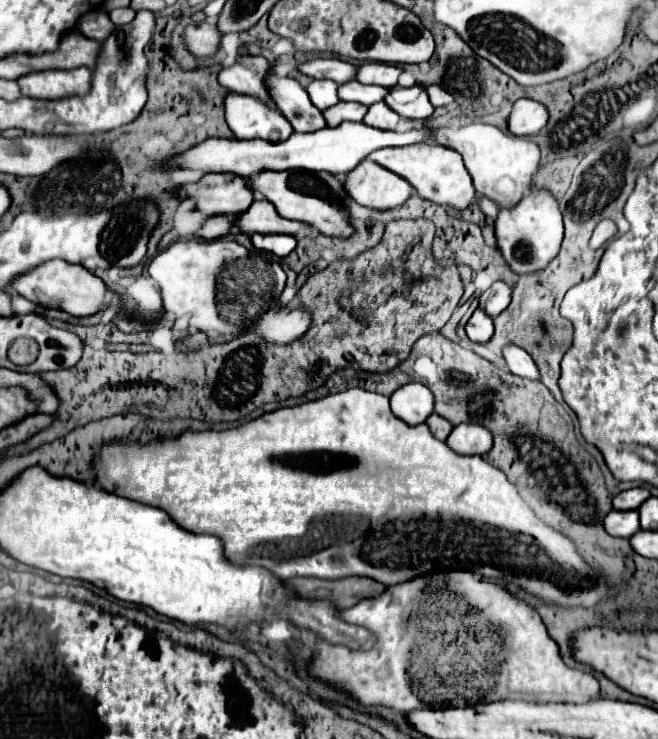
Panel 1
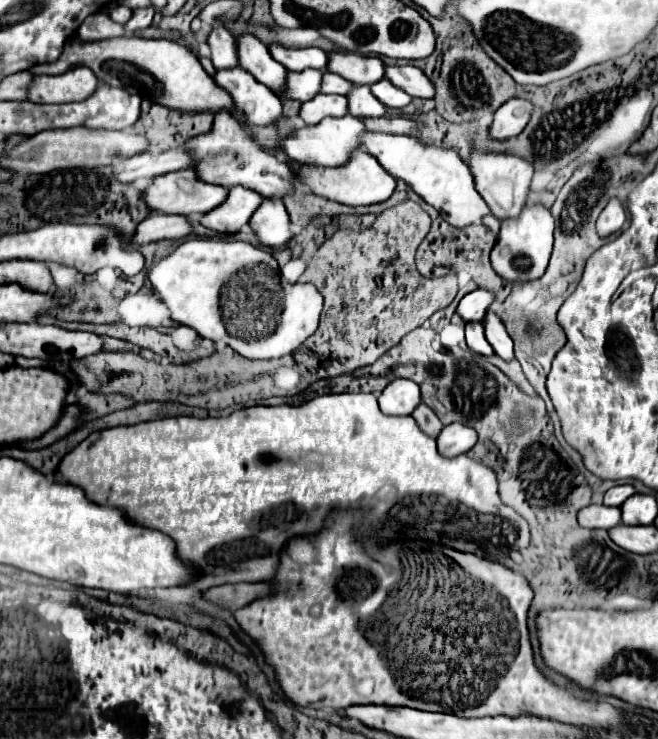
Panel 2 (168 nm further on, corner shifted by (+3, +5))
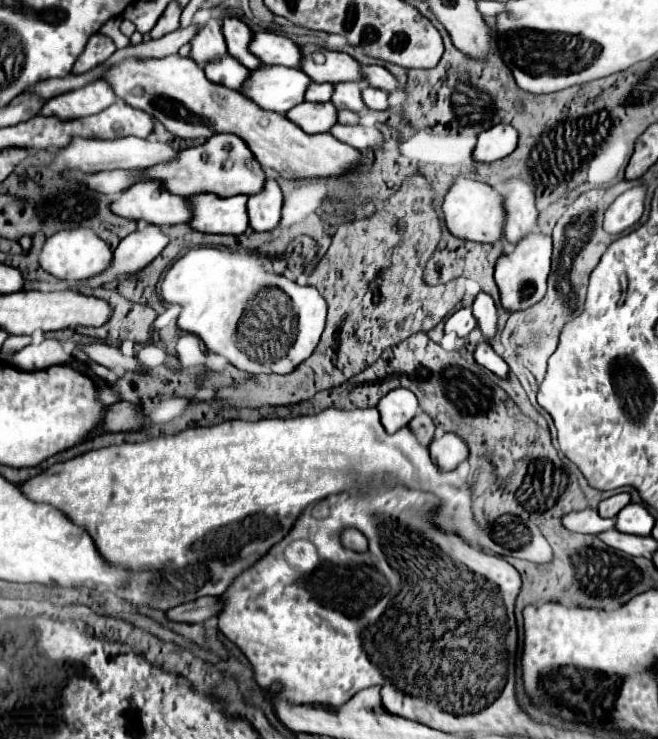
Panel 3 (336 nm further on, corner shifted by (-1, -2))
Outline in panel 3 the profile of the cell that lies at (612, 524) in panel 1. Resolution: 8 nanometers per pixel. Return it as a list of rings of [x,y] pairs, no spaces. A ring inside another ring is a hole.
[[[583,509],[579,513],[569,513],[563,519],[563,525],[575,533],[603,533],[615,527],[615,519],[603,519],[597,515],[597,509]]]

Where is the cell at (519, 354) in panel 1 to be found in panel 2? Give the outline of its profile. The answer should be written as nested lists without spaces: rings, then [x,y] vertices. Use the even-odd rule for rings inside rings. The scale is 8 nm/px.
[[[489,308],[489,312],[485,314],[483,320],[485,326],[485,336],[489,340],[489,344],[493,346],[495,354],[503,360],[513,360],[513,340],[509,338],[509,334],[505,332],[505,326],[501,324],[501,318]]]

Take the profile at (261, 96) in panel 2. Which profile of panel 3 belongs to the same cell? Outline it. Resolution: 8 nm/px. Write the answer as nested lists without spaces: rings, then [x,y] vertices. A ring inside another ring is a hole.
[[[225,55],[225,59],[221,59],[221,63],[209,63],[205,65],[205,75],[209,81],[219,83],[227,89],[233,91],[241,91],[243,93],[243,85],[249,79],[249,69],[243,67],[241,63],[237,63],[231,55]]]

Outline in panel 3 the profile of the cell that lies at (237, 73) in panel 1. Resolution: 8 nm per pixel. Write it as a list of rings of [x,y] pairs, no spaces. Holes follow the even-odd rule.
[[[209,19],[205,25],[201,25],[199,33],[191,41],[191,57],[197,63],[211,63],[225,57],[227,43],[221,31],[221,23],[217,19]]]

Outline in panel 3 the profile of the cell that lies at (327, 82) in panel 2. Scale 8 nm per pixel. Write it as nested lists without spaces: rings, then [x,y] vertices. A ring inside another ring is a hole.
[[[315,83],[313,87],[309,87],[309,95],[305,95],[305,101],[315,101],[315,103],[325,103],[331,101],[335,87],[331,83]]]

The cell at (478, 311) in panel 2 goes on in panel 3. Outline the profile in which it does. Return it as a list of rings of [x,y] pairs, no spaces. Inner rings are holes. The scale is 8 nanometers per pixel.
[[[461,307],[447,319],[445,333],[457,333],[459,337],[467,337],[469,331],[473,331],[475,327],[477,327],[477,319],[473,317],[471,307]]]

